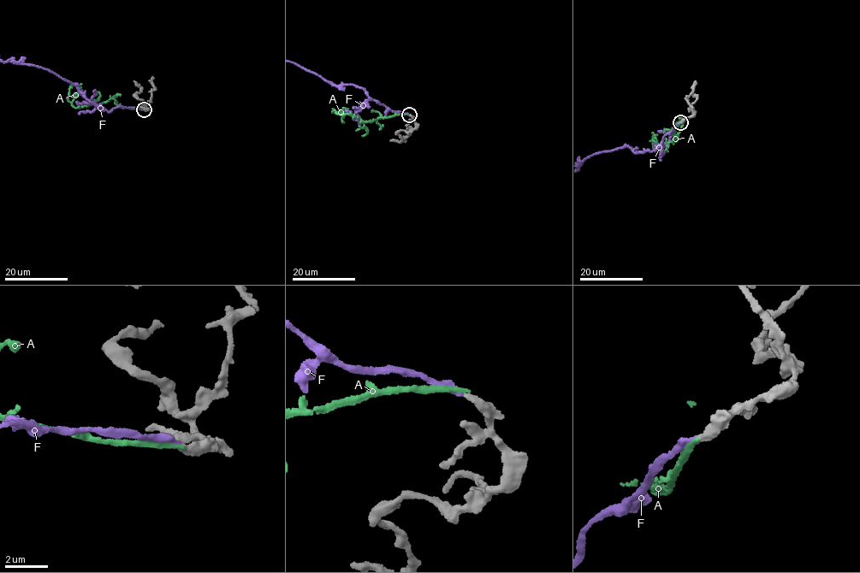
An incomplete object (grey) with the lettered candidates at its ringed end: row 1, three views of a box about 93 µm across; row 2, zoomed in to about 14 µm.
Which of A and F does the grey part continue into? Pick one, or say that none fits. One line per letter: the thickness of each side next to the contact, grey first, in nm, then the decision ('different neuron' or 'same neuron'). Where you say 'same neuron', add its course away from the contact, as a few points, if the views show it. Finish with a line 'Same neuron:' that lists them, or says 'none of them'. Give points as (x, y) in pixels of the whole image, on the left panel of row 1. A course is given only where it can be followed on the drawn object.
A: 400 nm thick on the grey side, 190 nm on the other; different neuron
F: 340 nm thick on the grey side, 280 nm on the other; same neuron
Same neuron: F

